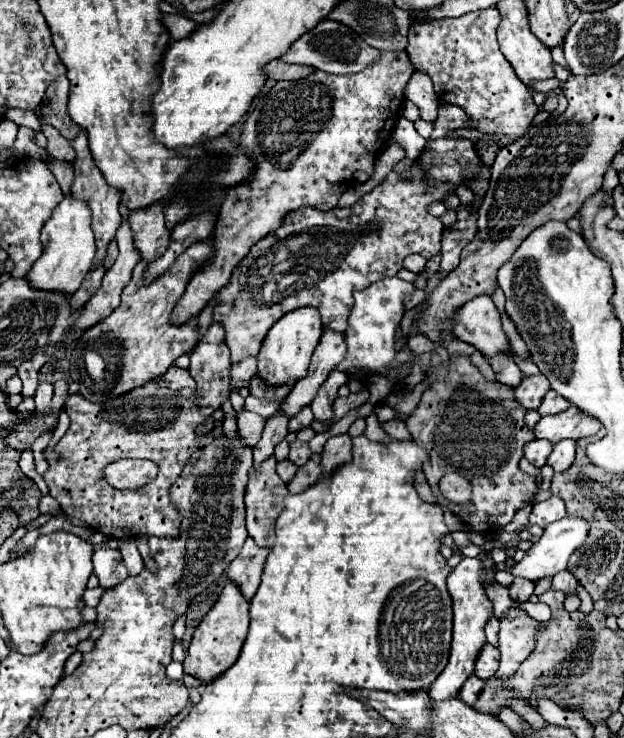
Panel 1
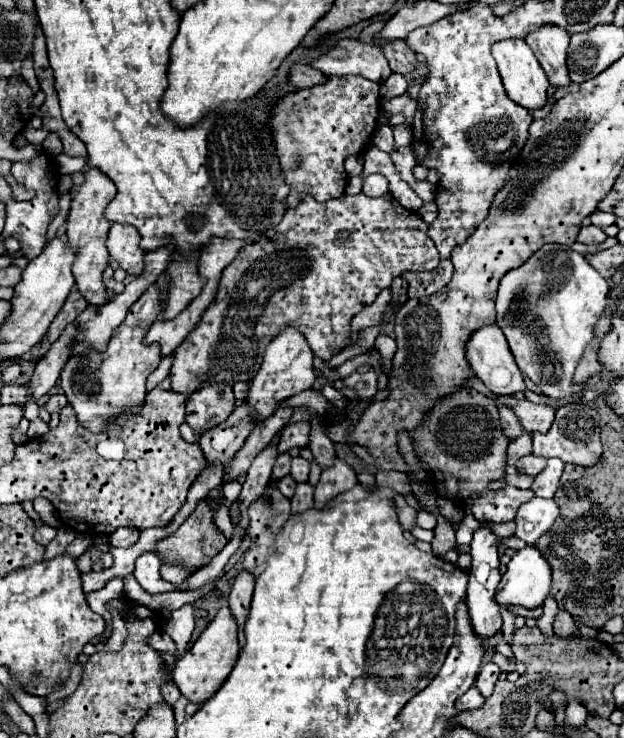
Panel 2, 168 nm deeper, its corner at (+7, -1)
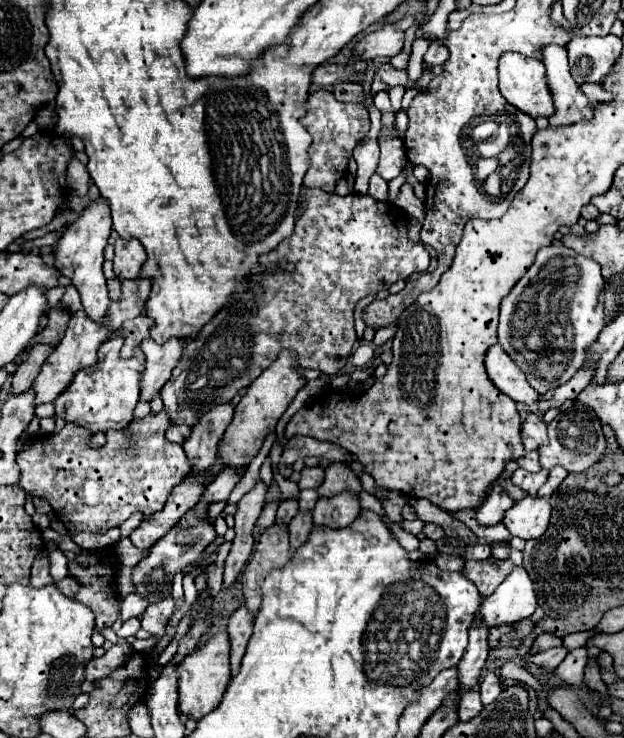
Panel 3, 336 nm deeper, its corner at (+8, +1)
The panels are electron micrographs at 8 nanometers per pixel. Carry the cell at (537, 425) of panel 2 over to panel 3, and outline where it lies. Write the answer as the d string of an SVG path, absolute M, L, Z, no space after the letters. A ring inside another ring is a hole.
M530 414L528 420L522 426L522 444L526 450L538 450L540 446L548 444L546 436L546 424L542 422L540 416Z

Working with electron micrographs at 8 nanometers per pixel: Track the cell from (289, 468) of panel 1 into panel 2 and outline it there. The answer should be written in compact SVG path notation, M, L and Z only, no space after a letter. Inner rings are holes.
M287 474L287 476L283 476L281 480L277 480L277 488L279 488L279 490L281 490L281 494L283 494L283 496L287 496L287 498L291 498L291 496L293 496L293 492L295 492L295 484L297 484L297 482L295 482L289 474Z

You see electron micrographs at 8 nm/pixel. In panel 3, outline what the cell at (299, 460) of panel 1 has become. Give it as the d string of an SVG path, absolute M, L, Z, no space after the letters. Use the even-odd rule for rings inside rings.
M304 468L300 474L300 490L306 488L318 488L324 482L324 468Z

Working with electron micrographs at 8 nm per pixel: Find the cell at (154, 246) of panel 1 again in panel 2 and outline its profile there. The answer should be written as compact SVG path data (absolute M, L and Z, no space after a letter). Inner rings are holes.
M113 224L109 230L107 248L113 260L119 262L119 266L127 274L141 274L143 272L143 256L145 252L139 246L139 232L137 228L129 224Z

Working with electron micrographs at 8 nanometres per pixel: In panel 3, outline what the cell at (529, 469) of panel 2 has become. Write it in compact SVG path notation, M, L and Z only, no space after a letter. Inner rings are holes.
M518 468L516 472L514 472L514 476L512 476L512 482L518 486L518 488L522 488L528 496L532 496L532 498L538 498L538 490L540 490L540 486L546 482L546 478L548 478L548 470L540 470L540 472L526 472L526 470L522 470L522 468Z

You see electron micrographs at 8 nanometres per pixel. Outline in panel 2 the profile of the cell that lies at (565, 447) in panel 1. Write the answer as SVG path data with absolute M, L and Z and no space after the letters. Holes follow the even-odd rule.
M549 458L545 470L535 476L535 482L533 482L533 492L535 492L535 496L553 498L553 494L557 492L561 474L563 474L563 462L557 460L557 458Z

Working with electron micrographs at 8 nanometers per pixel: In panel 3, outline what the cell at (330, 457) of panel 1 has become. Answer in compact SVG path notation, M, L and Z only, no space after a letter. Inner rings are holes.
M342 492L332 498L320 498L312 510L314 526L328 526L328 528L342 528L352 524L360 514L358 496L352 492Z

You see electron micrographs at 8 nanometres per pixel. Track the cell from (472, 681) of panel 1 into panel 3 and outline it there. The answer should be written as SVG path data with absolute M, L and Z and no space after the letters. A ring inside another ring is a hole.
M478 690L466 692L466 694L462 696L462 700L460 700L460 710L458 710L460 720L462 720L462 722L468 722L468 720L474 718L476 714L480 714L482 708L484 708L484 706L482 706L482 702L480 702Z

